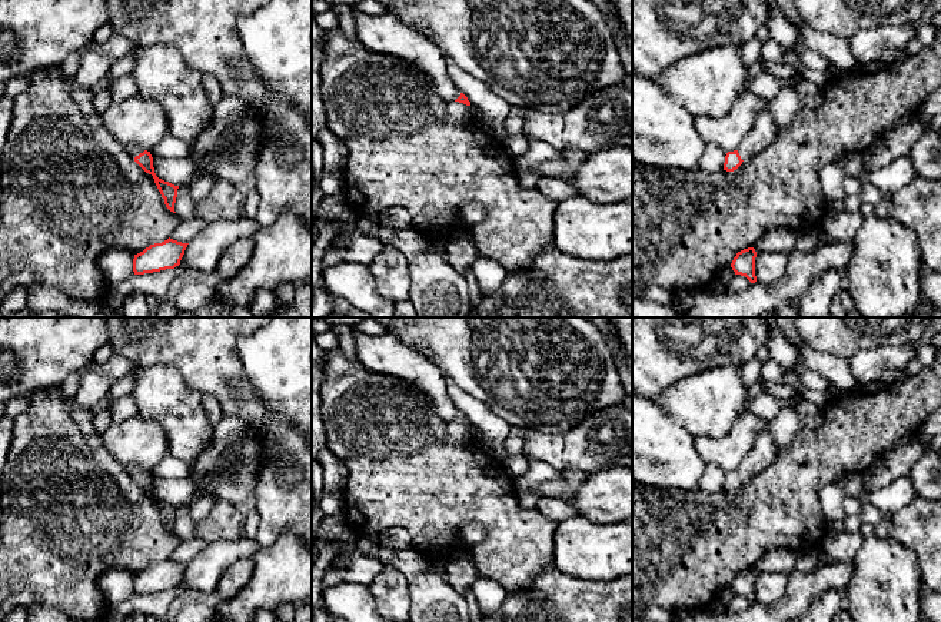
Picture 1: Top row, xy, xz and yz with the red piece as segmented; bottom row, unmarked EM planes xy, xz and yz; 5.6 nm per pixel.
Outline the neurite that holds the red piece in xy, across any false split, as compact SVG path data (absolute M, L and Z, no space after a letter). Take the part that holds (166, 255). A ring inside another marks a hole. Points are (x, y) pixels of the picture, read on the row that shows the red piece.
M170 237L162 243L150 245L143 252L134 255L133 259L134 275L174 269L176 266L180 265L180 260L184 255L187 245L189 243L182 243Z

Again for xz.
M460 93L455 102L448 102L446 122L452 124L465 124L472 120L472 109L468 97Z

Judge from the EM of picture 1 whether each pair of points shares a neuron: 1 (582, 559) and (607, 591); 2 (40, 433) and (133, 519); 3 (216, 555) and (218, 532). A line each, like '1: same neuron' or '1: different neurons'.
1: different neurons
2: same neuron
3: different neurons

